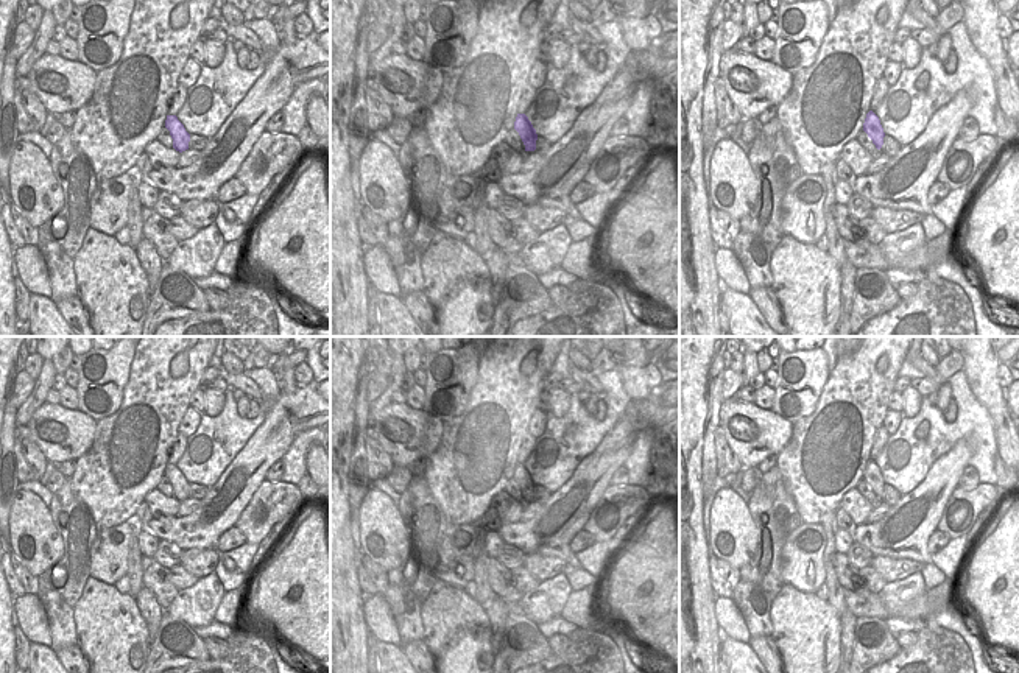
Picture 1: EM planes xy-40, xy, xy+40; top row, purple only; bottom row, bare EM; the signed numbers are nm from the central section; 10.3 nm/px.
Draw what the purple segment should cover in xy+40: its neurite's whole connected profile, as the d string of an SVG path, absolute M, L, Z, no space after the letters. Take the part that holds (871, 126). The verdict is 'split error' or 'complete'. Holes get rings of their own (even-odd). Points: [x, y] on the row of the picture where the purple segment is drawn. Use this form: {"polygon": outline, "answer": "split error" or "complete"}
{"polygon": "M869 111L866 114L866 118L865 118L865 123L863 123L863 131L873 140L873 143L876 145L876 148L880 150L882 145L883 145L885 132L883 132L883 128L880 125L879 117L873 111Z", "answer": "complete"}

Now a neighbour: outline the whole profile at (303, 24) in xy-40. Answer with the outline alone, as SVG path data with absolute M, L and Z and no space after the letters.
M302 12L301 16L298 16L294 19L294 30L298 33L298 39L301 37L307 37L309 34L313 33L313 22L312 19L307 16L307 12Z

